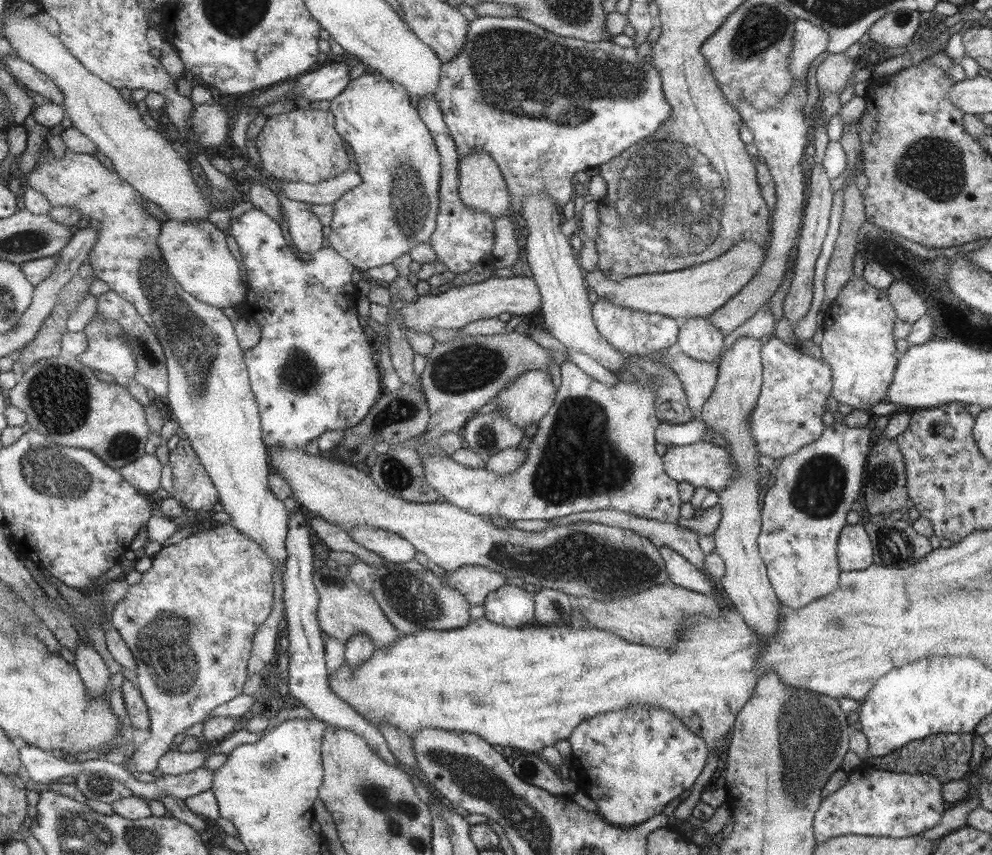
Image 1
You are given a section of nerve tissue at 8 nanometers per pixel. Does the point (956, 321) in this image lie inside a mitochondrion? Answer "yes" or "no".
no

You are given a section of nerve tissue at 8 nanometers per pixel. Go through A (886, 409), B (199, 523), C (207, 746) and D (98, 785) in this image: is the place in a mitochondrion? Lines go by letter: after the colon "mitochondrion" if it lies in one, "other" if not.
A: other
B: other
C: other
D: mitochondrion

